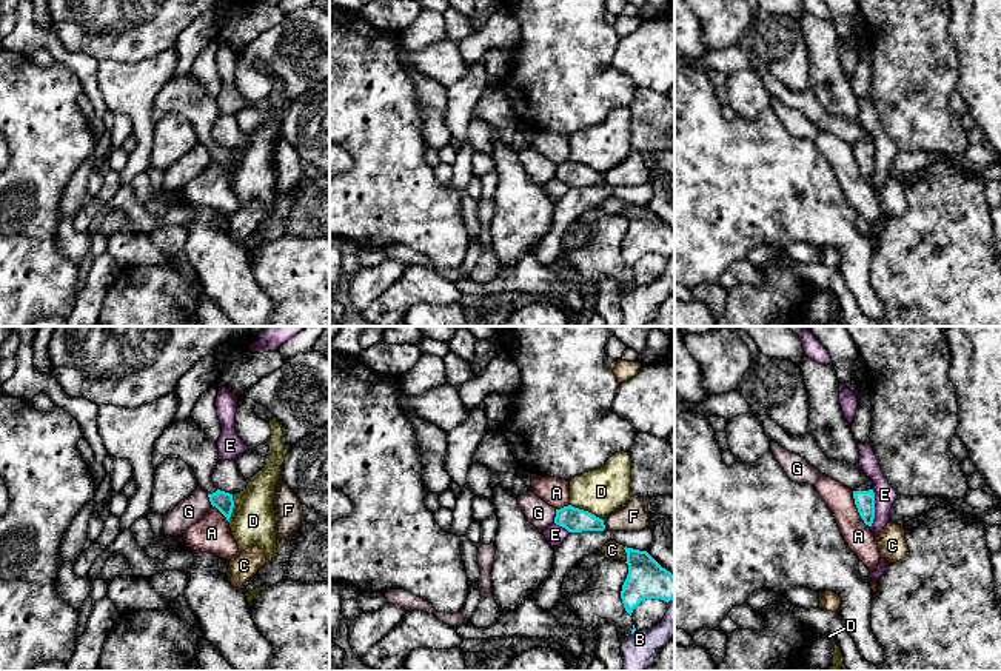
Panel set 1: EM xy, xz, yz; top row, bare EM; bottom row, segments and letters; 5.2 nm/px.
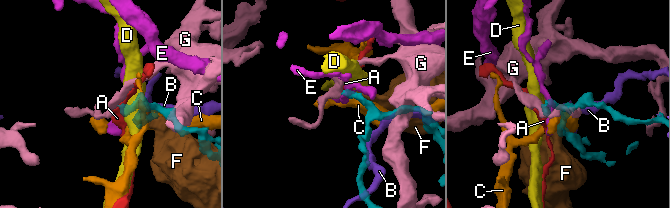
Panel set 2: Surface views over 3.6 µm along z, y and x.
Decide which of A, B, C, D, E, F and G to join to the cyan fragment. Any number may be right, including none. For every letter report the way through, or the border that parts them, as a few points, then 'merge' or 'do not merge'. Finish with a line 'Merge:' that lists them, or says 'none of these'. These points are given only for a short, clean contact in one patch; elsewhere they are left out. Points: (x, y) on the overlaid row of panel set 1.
A: border along yz (852, 491), (857, 511), (869, 527); do not merge
B: do not merge
C: do not merge
D: border along xz (570, 504), (593, 513), (602, 520); do not merge
E: border along yz (873, 490), (873, 522), (870, 527); do not merge
F: do not merge
G: border along xz (556, 510), (553, 522); do not merge
Merge: none of these

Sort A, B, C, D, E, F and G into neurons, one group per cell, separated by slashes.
A / B / C / D / E / F / G

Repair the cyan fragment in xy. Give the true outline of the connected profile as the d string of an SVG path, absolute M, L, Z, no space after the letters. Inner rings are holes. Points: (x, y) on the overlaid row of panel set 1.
M191 417L176 419L154 443L154 468L166 459L183 460L194 471L197 485L208 494L211 505L229 522L233 494L217 489L211 480L219 463L217 442L209 440Z

